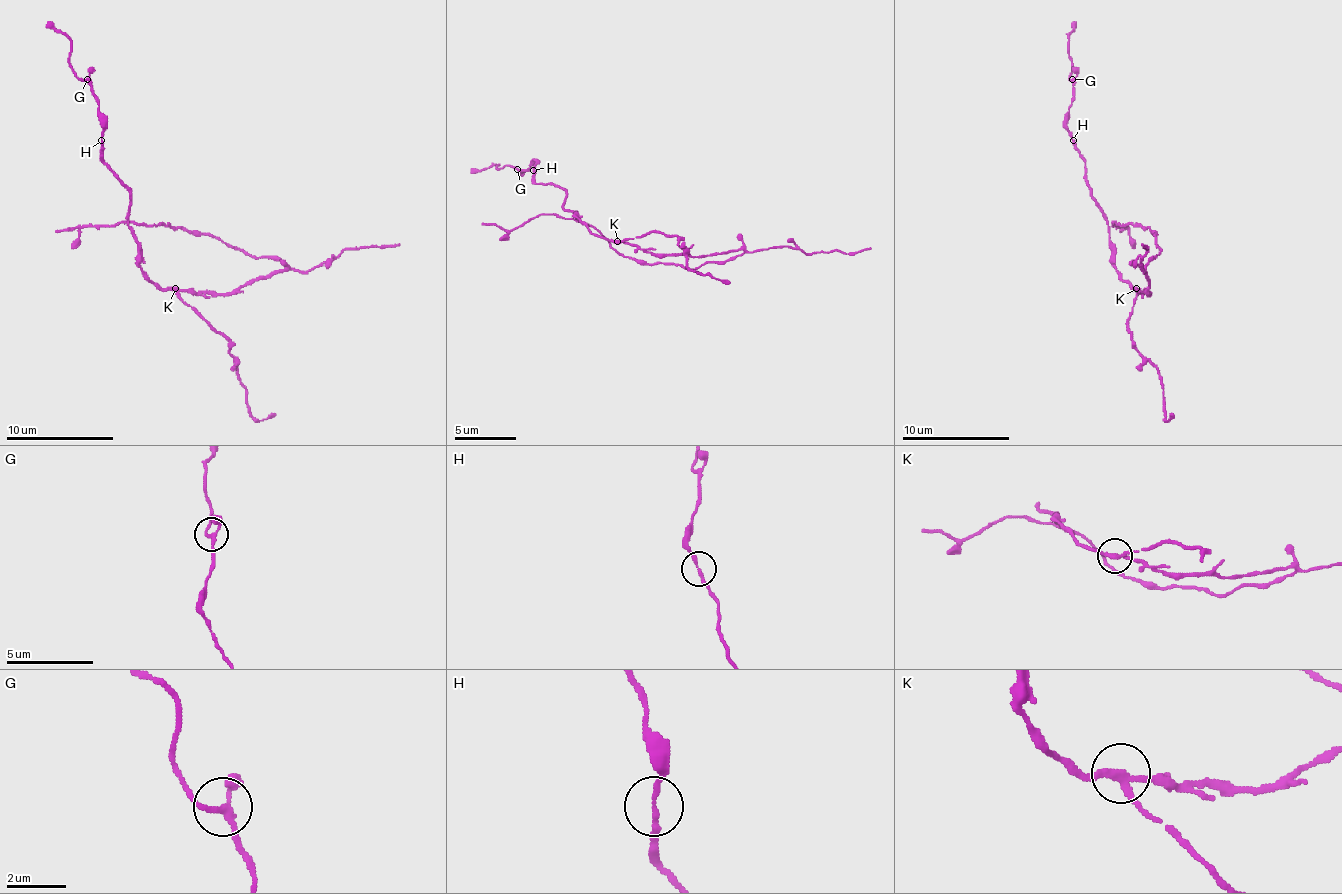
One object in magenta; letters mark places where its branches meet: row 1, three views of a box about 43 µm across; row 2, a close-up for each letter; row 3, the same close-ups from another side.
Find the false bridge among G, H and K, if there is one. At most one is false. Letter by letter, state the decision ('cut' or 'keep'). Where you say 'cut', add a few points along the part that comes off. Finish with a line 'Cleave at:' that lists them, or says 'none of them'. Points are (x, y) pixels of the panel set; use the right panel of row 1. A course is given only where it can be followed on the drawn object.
G: keep
H: keep
K: cut | (1137, 289), (1147, 294), (1145, 267), (1161, 251), (1150, 230), (1115, 222), (1126, 227), (1121, 232)
Cleave at: K

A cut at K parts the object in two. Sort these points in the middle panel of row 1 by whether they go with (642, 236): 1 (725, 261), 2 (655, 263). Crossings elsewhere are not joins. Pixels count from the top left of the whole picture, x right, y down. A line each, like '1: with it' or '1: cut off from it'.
1: cut off from it
2: cut off from it

